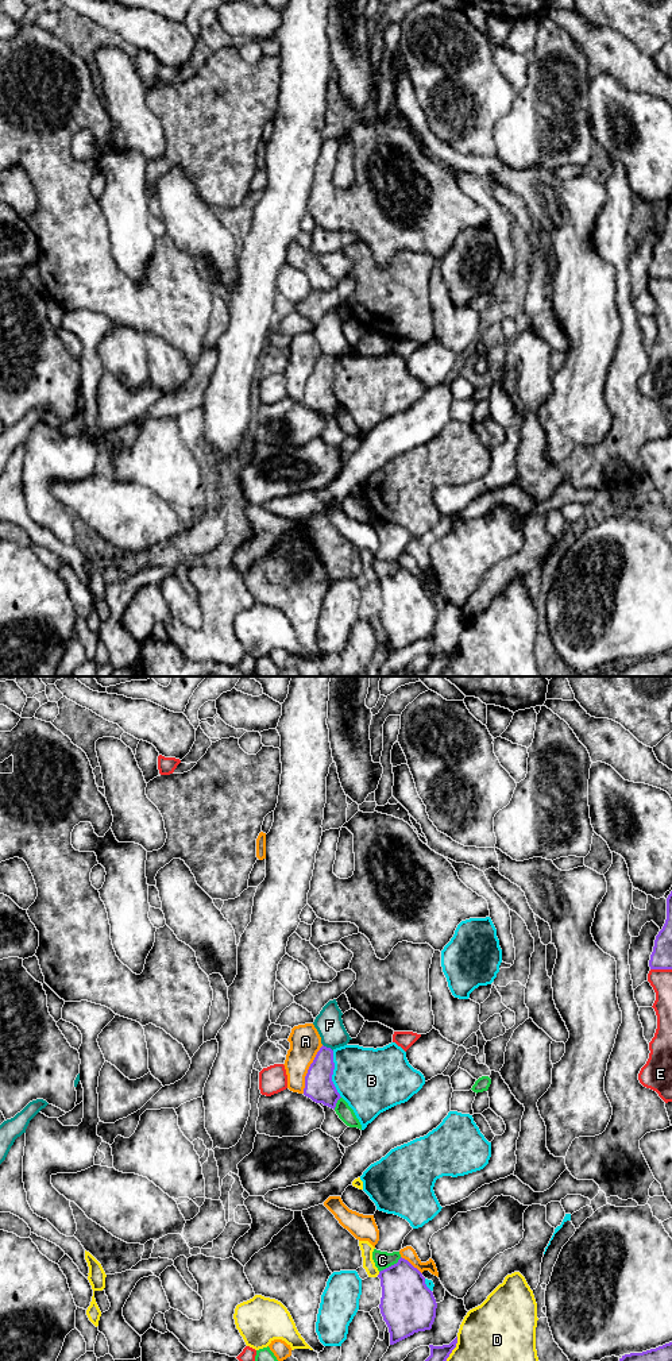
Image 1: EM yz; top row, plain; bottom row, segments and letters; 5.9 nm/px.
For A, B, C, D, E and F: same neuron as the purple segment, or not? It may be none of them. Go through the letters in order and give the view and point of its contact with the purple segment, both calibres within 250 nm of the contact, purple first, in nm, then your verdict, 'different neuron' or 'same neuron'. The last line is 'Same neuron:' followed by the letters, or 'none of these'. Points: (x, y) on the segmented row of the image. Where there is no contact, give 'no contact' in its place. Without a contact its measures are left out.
A: contact yz (308, 1070); calibres 170 and 190 nm; different neuron
B: contact yz (332, 1074); calibres 170 and 380 nm; different neuron
C: contact yz (392, 1265); calibres 320 and 100 nm; different neuron
D: contact yz (454, 1348); calibres 100 and 360 nm; different neuron
E: contact yz (661, 968); calibres 130 and 130 nm; different neuron
F: contact yz (328, 1048); calibres 170 and 160 nm; different neuron
Same neuron: none of these

